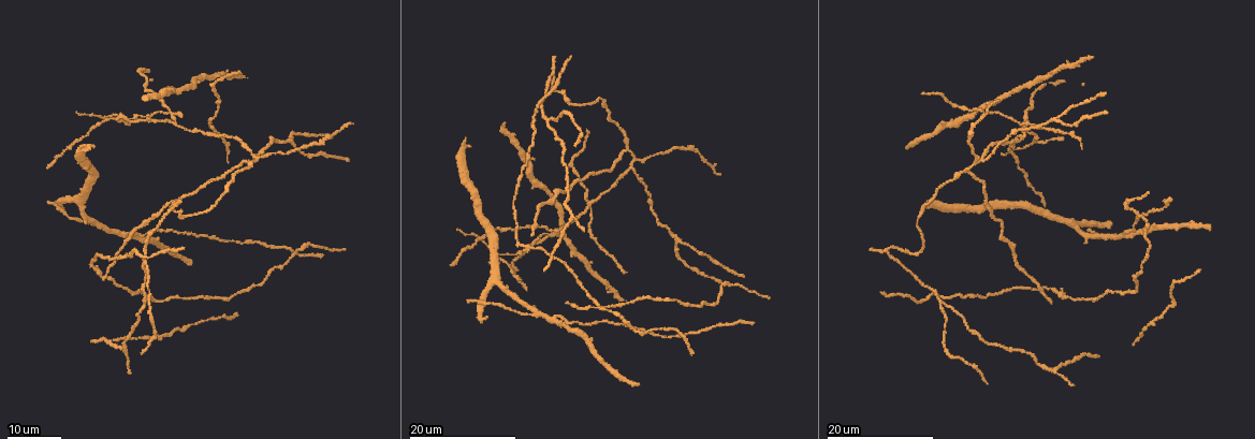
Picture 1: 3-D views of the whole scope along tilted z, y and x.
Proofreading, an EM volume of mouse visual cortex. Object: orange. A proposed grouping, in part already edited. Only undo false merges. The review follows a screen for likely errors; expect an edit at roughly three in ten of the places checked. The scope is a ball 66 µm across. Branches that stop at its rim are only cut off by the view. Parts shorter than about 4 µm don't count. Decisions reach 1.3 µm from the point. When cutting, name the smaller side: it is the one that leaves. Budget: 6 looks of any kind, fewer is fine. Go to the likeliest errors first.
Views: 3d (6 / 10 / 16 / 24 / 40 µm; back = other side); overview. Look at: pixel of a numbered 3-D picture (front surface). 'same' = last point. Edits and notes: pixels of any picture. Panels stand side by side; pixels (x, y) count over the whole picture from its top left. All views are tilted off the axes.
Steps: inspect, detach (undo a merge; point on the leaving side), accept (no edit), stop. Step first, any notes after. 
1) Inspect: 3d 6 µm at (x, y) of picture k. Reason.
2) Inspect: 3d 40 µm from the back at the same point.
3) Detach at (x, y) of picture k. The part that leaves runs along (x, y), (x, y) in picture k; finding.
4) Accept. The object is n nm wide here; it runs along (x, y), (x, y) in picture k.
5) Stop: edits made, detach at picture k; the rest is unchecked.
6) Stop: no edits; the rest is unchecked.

Inspect: 3d 16 µm at (1024, 136) of picture 1. Arms part here.

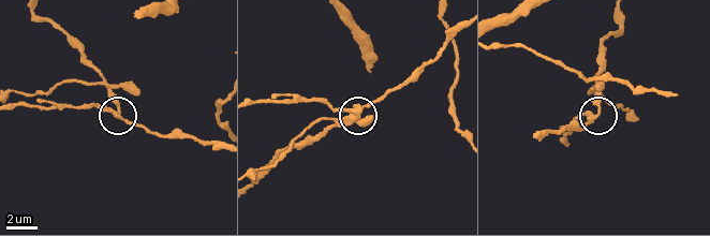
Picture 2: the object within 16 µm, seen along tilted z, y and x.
Inspect: 3d 10 µm at (599, 115) of picture 2.

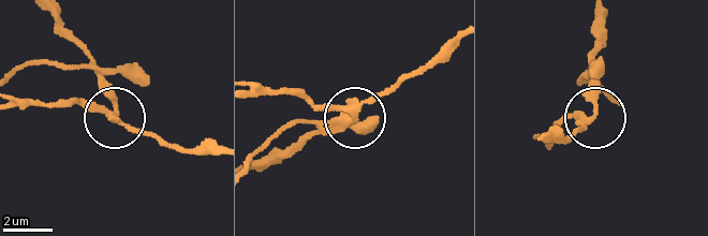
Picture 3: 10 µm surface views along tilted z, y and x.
Detach at (106, 85) of picture 3. 3 arms meet here; the part that leaves runs along (354, 120), (334, 128), (289, 124), (254, 157) in picture 3; two neurons meet here.

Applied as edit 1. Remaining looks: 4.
Inspect: 3d 24 µm at (1054, 119) of picture 1. Three-way junction.

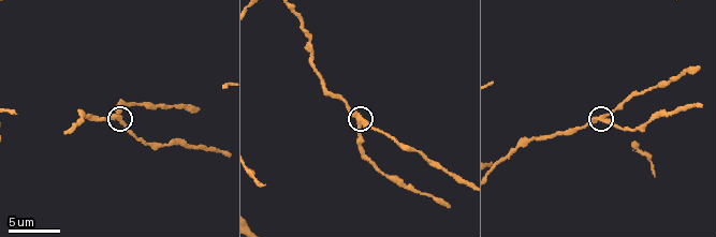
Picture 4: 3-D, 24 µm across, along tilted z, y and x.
Inspect: 3d 6 µm at (362, 119) of picture 4.

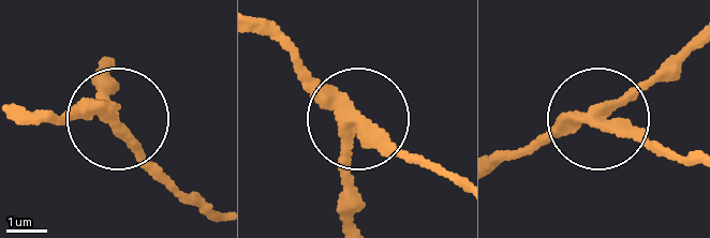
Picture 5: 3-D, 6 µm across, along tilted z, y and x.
Accept. 3 arms meet here; it runs along (498, 162), (595, 119), (676, 50) in picture 5; continuous, no second neuron.

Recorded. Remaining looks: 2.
Inspect: 3d 16 µm at (531, 313) of picture 1.

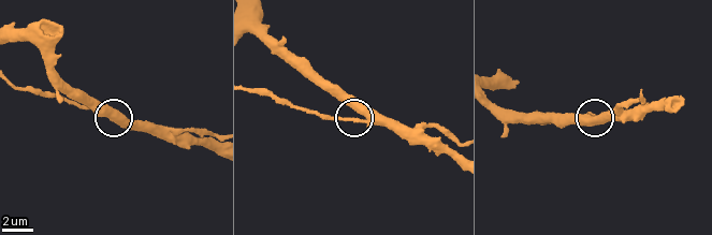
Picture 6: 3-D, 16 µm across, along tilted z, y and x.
Inspect: 3d 6 µm at (357, 119) of picture 6.

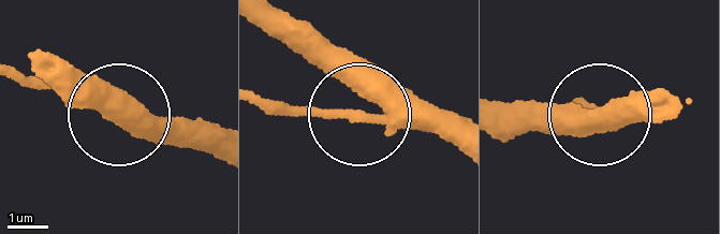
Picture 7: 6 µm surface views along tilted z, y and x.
Accept. The side arm is 14 µm long; all the same neuron.

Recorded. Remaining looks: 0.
Stop: edits made, detach at picture 3; the rest is unchecked.

